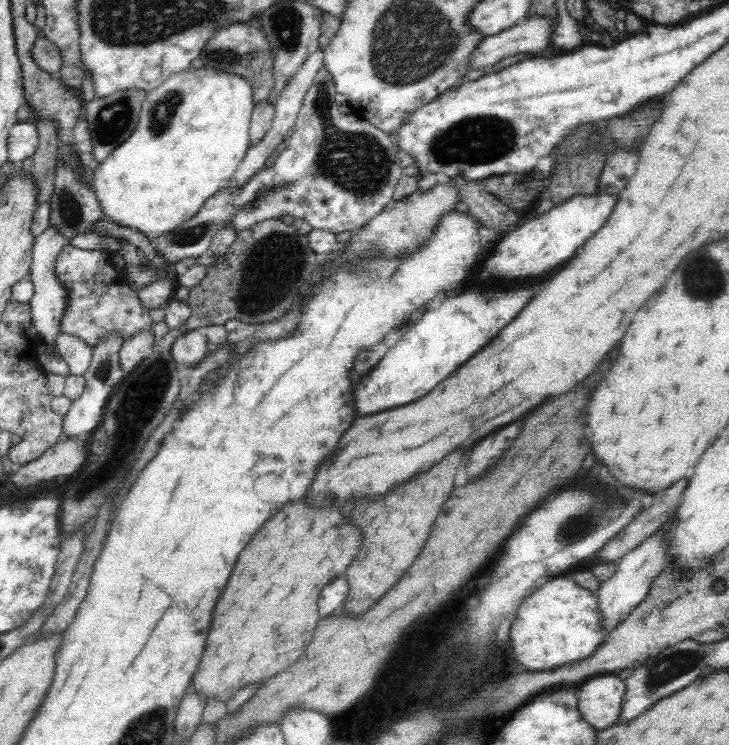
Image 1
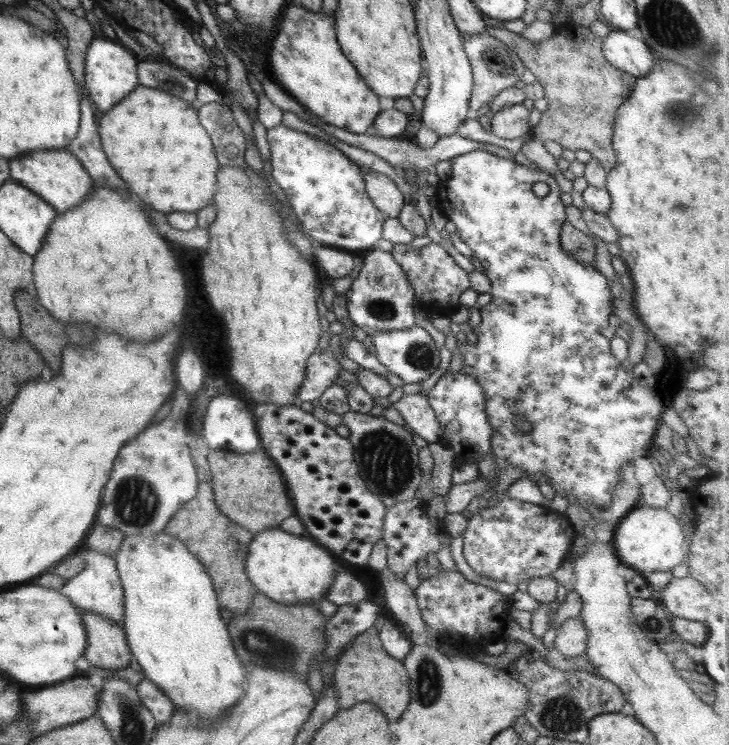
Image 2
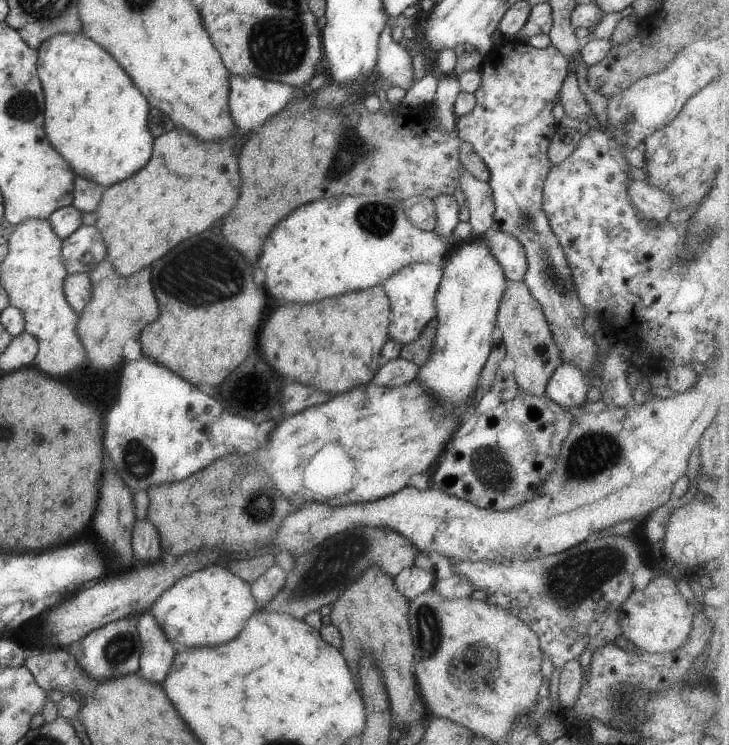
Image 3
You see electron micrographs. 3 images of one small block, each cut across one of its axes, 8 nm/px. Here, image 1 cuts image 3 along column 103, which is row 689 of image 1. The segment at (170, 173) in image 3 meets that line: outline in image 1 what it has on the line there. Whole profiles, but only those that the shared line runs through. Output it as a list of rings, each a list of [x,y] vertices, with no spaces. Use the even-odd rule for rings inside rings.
[[[294,502],[286,506],[276,518],[264,524],[264,530],[252,538],[246,550],[238,556],[238,562],[220,594],[216,606],[212,608],[212,620],[208,628],[206,646],[200,658],[200,666],[192,675],[190,687],[194,694],[209,700],[228,702],[244,686],[263,685],[266,680],[282,674],[294,666],[311,642],[314,628],[319,618],[318,598],[322,588],[332,582],[332,578],[344,575],[345,568],[352,562],[359,549],[359,530],[352,530],[340,516],[340,510],[312,512],[304,508],[304,502]]]

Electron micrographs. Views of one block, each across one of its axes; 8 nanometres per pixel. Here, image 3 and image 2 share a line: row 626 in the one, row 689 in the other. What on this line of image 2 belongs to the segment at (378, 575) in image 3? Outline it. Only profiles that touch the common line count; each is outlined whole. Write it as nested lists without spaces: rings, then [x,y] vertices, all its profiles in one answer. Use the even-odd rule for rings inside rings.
[[[374,626],[356,634],[351,644],[344,648],[334,664],[332,680],[335,692],[339,692],[337,700],[341,708],[349,708],[357,702],[371,702],[385,714],[389,722],[397,722],[399,714],[409,704],[410,678],[407,671],[401,661],[395,660],[383,650],[378,630]]]

